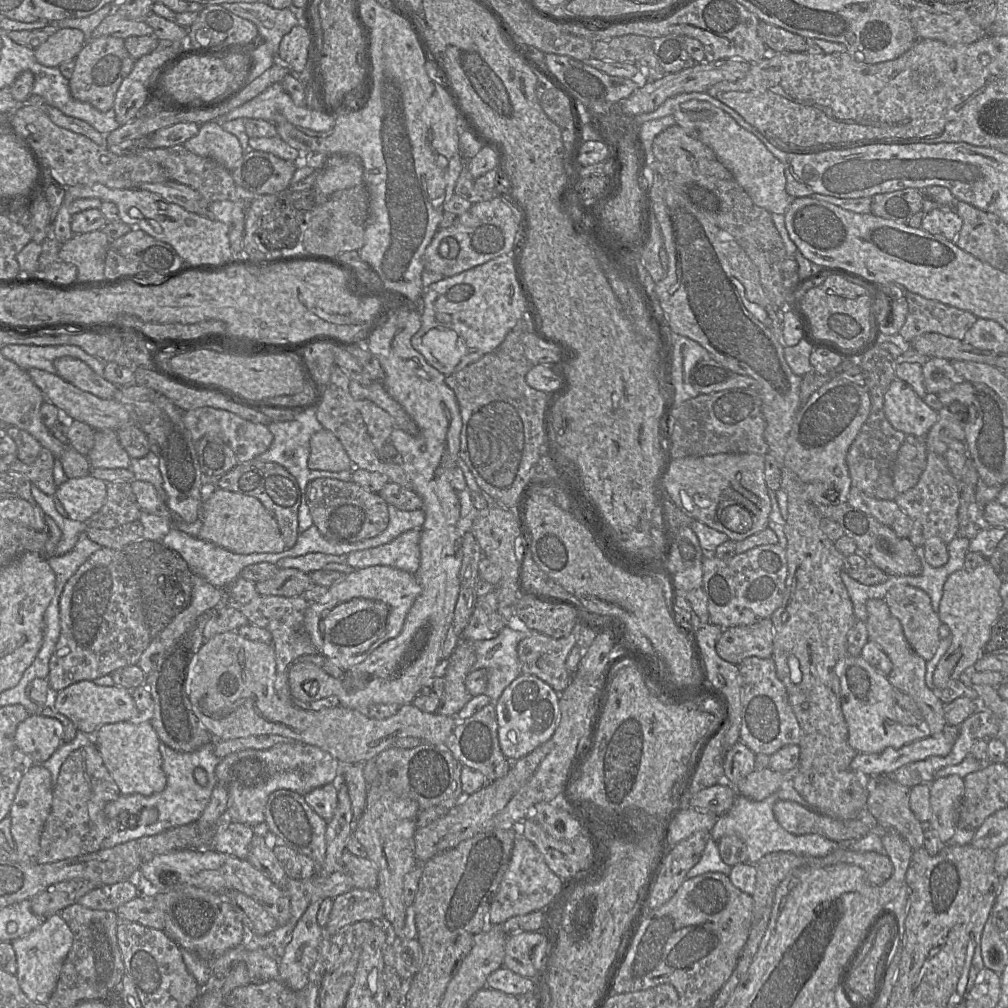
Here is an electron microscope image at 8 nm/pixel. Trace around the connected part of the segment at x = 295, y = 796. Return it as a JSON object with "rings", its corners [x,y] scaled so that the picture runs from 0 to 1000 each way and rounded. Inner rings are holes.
{"rings":[[[286,783],[274,784],[266,791],[262,810],[268,826],[273,829],[276,836],[309,851],[313,856],[313,867],[315,867],[322,854],[324,814],[306,799],[302,790]]]}

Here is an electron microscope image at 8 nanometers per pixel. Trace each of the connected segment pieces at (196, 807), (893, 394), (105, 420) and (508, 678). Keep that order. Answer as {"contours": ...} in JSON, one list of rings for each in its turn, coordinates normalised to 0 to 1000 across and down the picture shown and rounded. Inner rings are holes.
{"contours":[[[[159,735],[158,745],[161,750],[161,763],[166,771],[166,778],[162,785],[149,790],[140,788],[119,789],[116,793],[104,799],[103,806],[110,818],[110,827],[101,835],[101,841],[111,841],[115,838],[134,833],[144,829],[152,829],[169,821],[195,815],[205,798],[208,795],[210,786],[216,778],[213,764],[219,755],[213,749],[213,739],[209,736],[194,745],[183,747],[172,744]],[[198,761],[205,767],[206,777],[198,780],[191,770],[193,762]],[[146,803],[155,803],[157,812],[154,816],[146,817]],[[126,806],[129,812],[135,811],[133,816],[127,819],[124,816],[118,819],[118,808]]],[[[888,375],[877,392],[877,409],[883,421],[899,432],[915,435],[931,418],[931,409],[922,404],[898,378]]],[[[31,365],[27,367],[29,374],[42,388],[47,398],[56,403],[65,417],[82,419],[93,427],[117,427],[126,420],[133,420],[130,415],[129,404],[117,396],[101,396],[88,389],[84,389],[70,380],[64,378],[57,371]]],[[[511,609],[510,617],[503,620],[488,634],[470,636],[472,656],[468,666],[480,663],[483,665],[481,688],[488,698],[494,694],[499,685],[516,669],[513,642],[517,635],[527,631],[526,625]]]]}

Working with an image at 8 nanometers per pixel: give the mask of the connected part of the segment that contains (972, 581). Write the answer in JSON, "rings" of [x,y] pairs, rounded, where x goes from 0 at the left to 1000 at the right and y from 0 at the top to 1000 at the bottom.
{"rings":[[[980,557],[964,566],[956,563],[950,565],[939,573],[931,610],[934,617],[941,622],[944,637],[926,669],[928,686],[934,685],[941,677],[951,674],[955,667],[967,666],[965,661],[977,648],[983,624],[993,609],[995,595],[991,585],[994,578]]]}

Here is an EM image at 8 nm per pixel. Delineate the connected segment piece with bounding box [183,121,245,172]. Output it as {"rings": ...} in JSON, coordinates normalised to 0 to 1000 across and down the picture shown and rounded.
{"rings":[[[214,120],[198,124],[196,133],[186,139],[182,145],[194,154],[215,160],[228,171],[243,153],[236,137],[222,129]]]}

